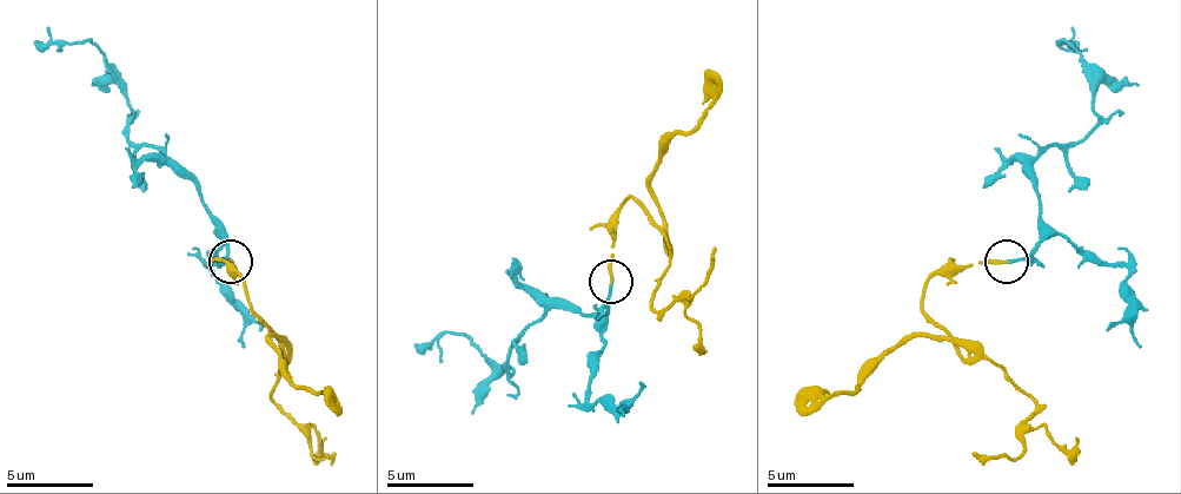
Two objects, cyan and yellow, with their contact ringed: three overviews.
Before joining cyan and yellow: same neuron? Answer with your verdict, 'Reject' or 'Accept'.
Accept

